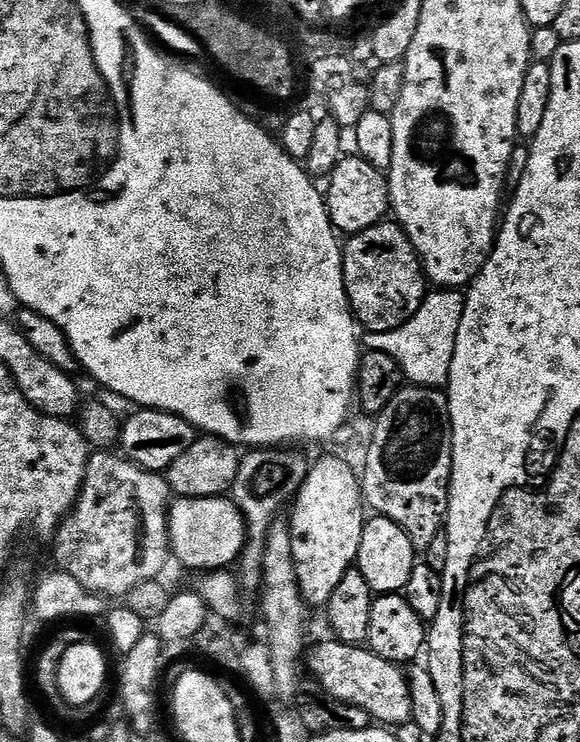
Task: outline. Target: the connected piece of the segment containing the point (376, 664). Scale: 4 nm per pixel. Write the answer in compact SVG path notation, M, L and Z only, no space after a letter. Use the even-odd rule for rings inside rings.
M329 638L325 644L309 651L306 668L313 672L315 683L321 684L329 694L347 704L369 712L373 721L384 726L399 726L412 719L412 695L408 673L401 665L374 654L367 646L341 643Z

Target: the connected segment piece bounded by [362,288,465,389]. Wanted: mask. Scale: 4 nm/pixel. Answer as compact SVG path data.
M437 289L429 291L419 307L418 313L394 330L368 332L362 344L373 352L390 354L404 371L405 379L417 387L445 387L449 380L450 364L457 345L458 328L465 313L465 293L459 289Z

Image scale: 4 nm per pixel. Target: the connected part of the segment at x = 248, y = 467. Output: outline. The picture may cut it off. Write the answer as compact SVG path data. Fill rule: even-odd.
M273 446L245 451L240 457L238 478L230 496L236 501L246 525L246 543L238 561L238 576L245 589L261 587L264 578L263 556L271 526L285 515L286 509L295 501L300 488L306 482L310 460L300 452L303 451Z

